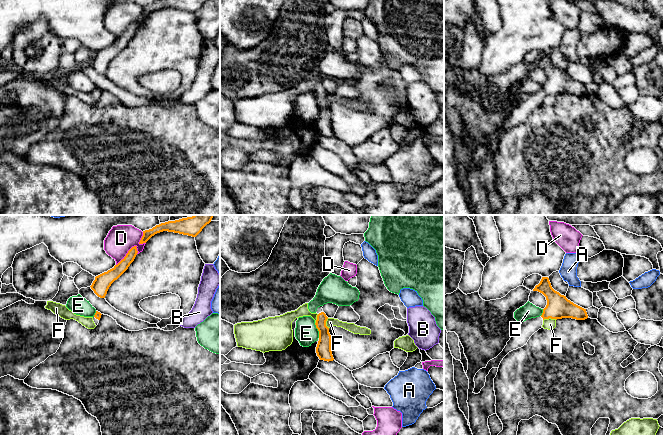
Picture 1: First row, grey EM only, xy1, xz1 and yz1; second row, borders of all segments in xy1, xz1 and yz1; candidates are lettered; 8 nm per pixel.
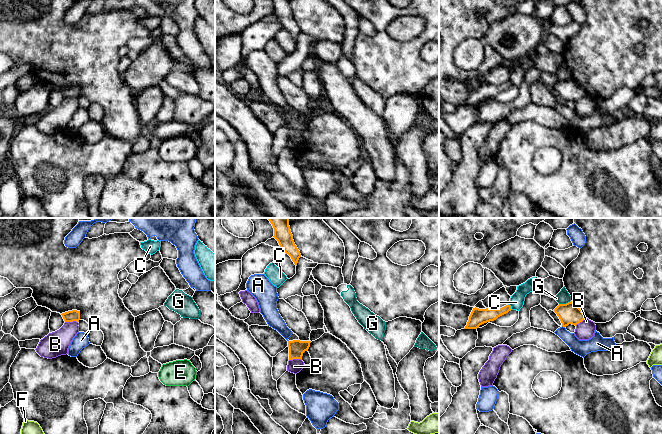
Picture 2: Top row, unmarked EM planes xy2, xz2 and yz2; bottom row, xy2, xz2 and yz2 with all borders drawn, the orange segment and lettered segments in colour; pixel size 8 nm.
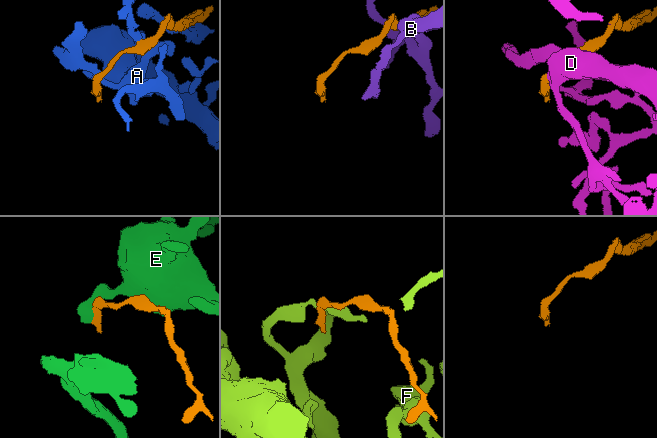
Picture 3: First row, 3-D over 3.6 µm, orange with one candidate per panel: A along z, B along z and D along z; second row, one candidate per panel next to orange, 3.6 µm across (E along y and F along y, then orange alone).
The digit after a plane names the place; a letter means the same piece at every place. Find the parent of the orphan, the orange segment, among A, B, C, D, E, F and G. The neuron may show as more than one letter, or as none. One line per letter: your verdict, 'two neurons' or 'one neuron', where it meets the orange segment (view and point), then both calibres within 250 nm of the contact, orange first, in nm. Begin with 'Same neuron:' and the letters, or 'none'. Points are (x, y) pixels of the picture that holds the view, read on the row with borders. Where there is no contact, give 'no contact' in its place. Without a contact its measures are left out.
Same neuron: none
A: two neurons; contact yz2 (563, 326); calibres 170 and 130 nm
B: two neurons; contact xy2 (71, 321); calibres 90 and 200 nm
C: two neurons; contact yz2 (510, 307); calibres 120 and 120 nm
D: two neurons; contact xy1 (126, 254); calibres 110 and 220 nm
E: two neurons; contact xz1 (318, 330); calibres 120 and 180 nm
F: two neurons; contact yz1 (549, 317); calibres 190 and 90 nm
G: two neurons; contact yz2 (564, 304); calibres 170 and 110 nm

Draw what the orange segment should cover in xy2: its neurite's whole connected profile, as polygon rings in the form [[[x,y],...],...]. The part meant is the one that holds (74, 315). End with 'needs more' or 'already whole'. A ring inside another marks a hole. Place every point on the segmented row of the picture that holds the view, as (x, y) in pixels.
[[[72,310],[61,314],[65,322],[79,322],[80,311]]] | already whole

